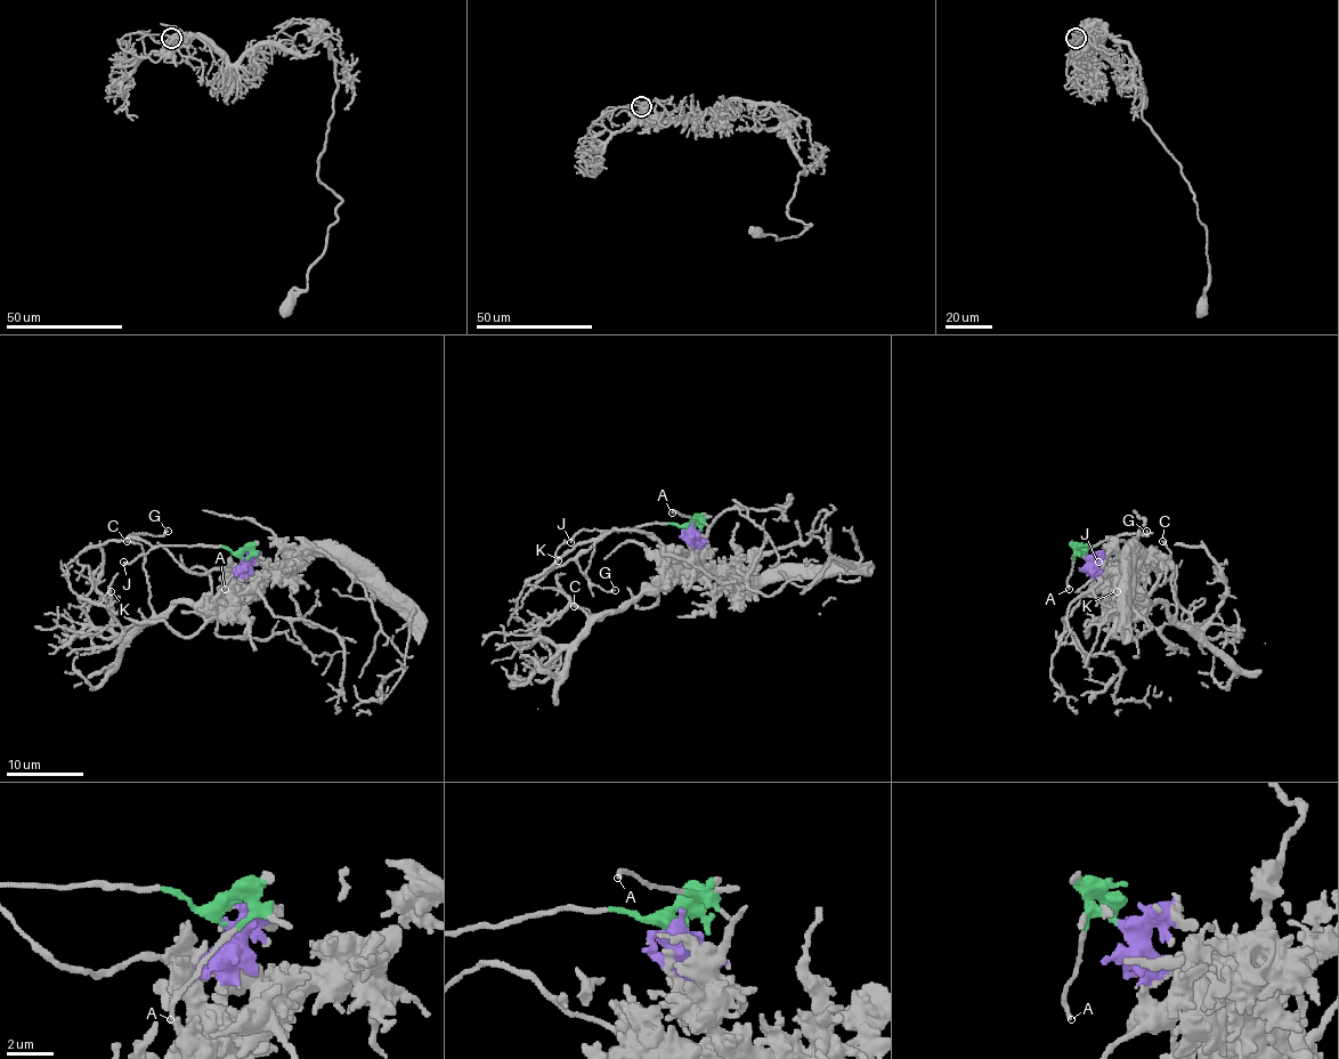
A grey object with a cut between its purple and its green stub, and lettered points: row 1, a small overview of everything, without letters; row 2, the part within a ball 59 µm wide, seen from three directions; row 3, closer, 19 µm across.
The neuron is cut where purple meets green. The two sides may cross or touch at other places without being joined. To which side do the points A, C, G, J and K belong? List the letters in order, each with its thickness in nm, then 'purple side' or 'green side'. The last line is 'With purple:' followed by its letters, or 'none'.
A: 190 nm thick; green side
C: 160 nm thick; purple side
G: 170 nm thick; green side
J: 170 nm thick; green side
K: 150 nm thick; purple side
With purple: C, K

